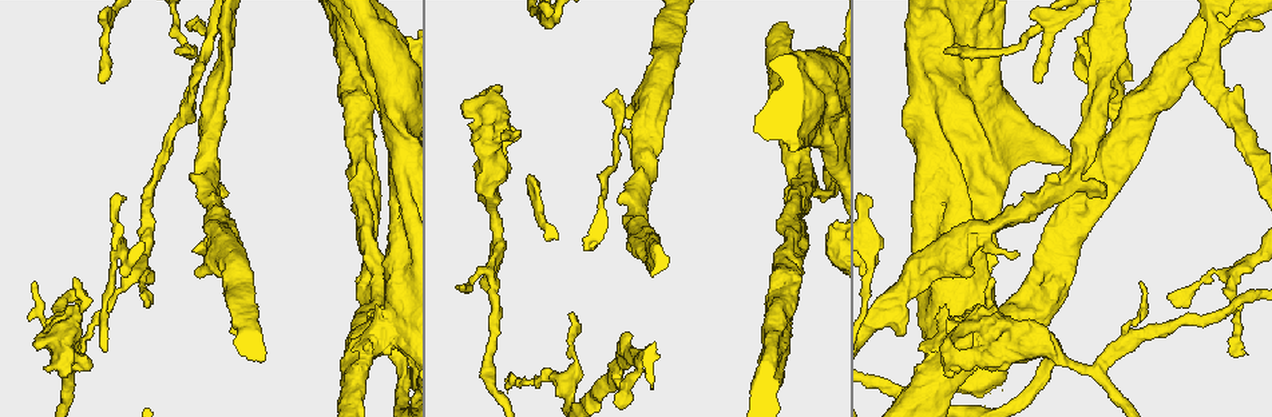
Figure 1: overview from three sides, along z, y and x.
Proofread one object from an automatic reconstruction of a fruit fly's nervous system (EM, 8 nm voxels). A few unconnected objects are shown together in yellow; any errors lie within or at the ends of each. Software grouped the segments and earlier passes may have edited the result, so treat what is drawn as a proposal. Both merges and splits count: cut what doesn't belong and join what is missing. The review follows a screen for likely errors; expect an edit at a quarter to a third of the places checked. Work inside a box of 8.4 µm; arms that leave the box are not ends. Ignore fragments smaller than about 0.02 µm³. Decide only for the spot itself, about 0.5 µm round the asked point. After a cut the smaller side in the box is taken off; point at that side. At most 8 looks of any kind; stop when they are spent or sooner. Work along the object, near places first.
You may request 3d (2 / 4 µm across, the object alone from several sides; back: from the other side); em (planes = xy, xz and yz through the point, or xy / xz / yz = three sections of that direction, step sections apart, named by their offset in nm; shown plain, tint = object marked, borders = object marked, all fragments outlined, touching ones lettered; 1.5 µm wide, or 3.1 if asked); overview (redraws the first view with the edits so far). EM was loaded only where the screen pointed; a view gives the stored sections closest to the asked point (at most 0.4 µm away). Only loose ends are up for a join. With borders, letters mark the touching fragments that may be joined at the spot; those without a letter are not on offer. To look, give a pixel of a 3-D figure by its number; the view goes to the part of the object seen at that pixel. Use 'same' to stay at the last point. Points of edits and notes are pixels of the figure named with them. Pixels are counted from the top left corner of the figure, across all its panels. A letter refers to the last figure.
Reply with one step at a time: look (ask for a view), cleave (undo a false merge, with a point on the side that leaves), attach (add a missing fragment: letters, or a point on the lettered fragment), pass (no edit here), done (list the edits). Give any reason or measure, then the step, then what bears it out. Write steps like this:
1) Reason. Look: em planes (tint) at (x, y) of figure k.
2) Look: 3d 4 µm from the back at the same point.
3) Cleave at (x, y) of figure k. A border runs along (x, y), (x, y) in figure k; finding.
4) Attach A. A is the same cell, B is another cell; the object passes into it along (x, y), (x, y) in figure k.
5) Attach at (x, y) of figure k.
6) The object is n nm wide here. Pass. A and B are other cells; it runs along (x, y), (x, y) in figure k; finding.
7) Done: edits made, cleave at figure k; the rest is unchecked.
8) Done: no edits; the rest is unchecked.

Thick end. Look: 3d 2 µm at (992, 371) of figure 1.

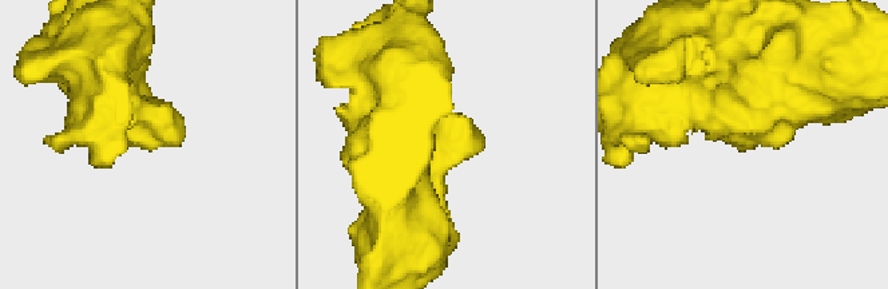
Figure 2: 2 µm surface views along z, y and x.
Now the EM. Look: em planes (borders) at (740, 145) of figure 2.

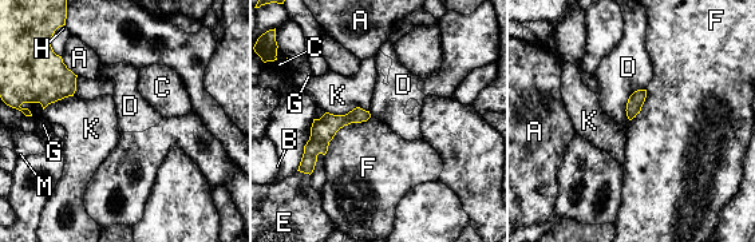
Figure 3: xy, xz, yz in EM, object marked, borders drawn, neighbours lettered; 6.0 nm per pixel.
Pass. A, B, C, D, E, F, G, H, K and M are other cells; it runs along (366, 114), (339, 120), (303, 169) in figure 3; none of them fits.

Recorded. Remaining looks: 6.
Tapers out. Look: 3d 4 µm from the back at (991, 277) of figure 1.

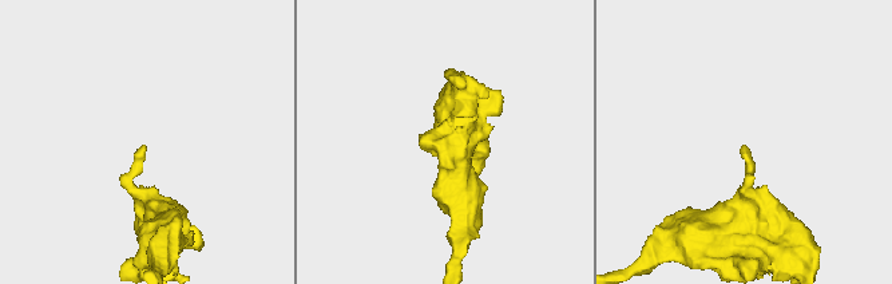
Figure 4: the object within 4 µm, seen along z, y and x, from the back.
Shape alone is not enough. Look: em planes (borders) at (141, 148) of figure 4.

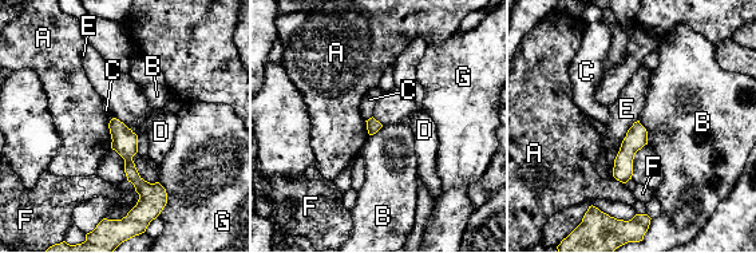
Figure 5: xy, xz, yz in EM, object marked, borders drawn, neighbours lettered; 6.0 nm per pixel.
Pass. A, B, C, D, E, F and G are other cells; it runs along (114, 122), (142, 202) in figure 5; no lettered fragment goes on from it.

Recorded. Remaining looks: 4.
Tapers out. Look: 3d 2 µm at (507, 381) of figure 1.

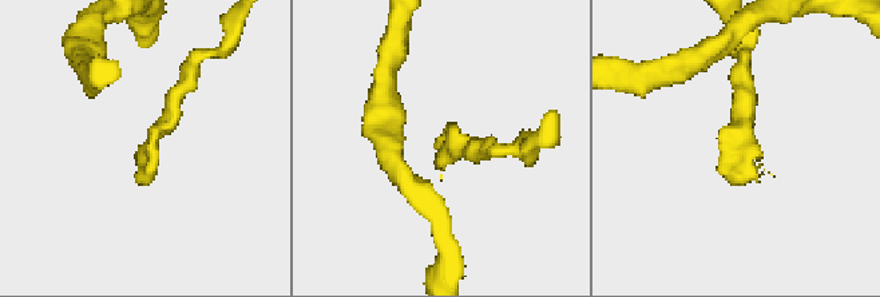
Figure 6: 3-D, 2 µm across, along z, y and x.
Look: em xz step 4 (borders) at (744, 183) of figure 6.

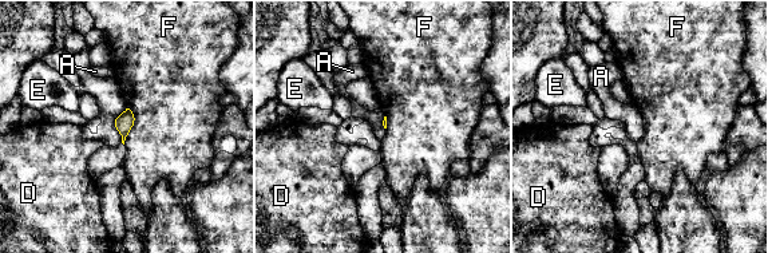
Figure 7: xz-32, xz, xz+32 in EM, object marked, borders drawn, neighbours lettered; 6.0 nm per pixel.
Cut it another way. Look: em yz step 4 (borders) at the same point.

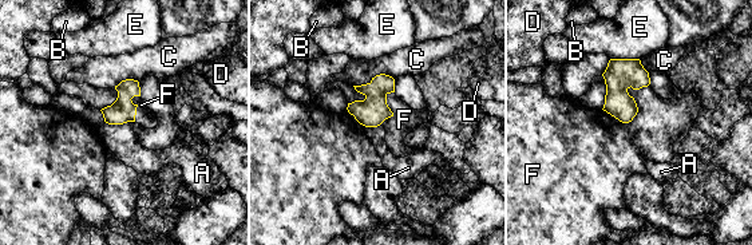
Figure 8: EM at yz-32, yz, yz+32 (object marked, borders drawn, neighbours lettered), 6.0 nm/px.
The object is 150 nm wide here; the longest contact is with F, 320 nm. Pass. A, B, C, D, E and F are other cells; none of them fits.

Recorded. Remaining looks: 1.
Done: no edits; the rest is unchecked.

